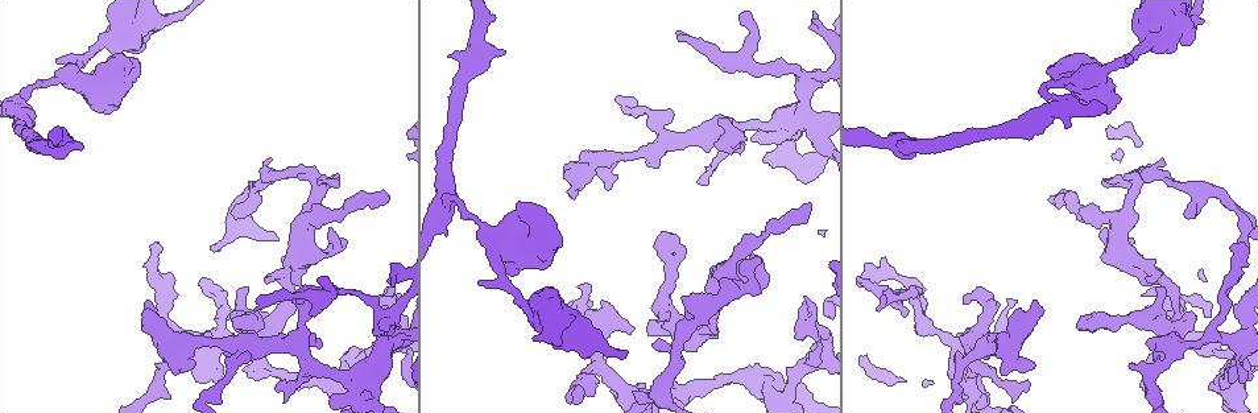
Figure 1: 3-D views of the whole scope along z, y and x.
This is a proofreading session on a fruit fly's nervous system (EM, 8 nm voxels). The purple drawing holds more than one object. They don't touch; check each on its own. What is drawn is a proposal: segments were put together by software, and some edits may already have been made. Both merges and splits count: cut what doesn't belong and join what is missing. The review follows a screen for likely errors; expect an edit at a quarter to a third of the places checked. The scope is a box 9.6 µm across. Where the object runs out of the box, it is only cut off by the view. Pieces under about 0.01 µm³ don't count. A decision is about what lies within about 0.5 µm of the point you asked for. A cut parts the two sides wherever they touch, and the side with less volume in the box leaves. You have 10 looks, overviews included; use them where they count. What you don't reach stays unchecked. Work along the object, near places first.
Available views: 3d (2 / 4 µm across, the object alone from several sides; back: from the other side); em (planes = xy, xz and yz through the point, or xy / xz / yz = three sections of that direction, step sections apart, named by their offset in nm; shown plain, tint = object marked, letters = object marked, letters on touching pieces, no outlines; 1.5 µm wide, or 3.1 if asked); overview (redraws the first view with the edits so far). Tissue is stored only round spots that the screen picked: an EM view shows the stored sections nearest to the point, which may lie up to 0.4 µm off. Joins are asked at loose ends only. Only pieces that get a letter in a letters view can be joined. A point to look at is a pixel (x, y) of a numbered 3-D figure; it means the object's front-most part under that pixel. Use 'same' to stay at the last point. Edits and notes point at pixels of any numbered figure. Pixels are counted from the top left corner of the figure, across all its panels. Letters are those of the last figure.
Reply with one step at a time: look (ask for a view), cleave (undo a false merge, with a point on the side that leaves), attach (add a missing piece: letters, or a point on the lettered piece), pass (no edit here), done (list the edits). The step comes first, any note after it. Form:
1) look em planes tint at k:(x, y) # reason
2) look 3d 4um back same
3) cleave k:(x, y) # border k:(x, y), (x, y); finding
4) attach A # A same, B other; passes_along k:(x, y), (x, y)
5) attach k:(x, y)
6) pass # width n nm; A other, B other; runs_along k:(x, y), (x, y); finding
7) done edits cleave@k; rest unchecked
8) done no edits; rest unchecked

look em planes plain at 1:(183, 371) # an open end

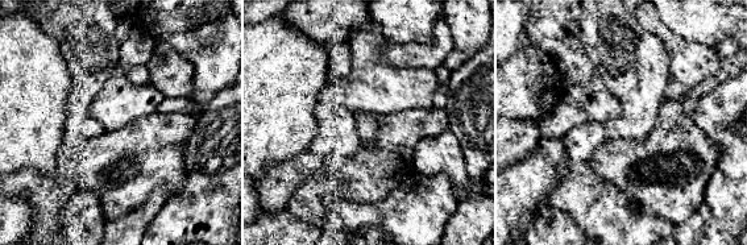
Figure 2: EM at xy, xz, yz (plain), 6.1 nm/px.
look em planes letters same

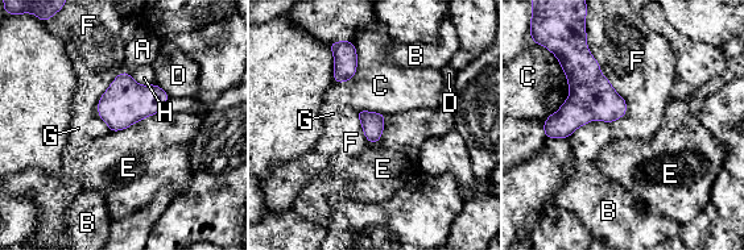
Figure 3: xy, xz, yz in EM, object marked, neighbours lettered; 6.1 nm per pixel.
pass # longest_contact F 380 nm; A other, B other, C other, D other, E other, F other, G other, H other; border 3:(161, 109), (123, 129), (111, 132); no lettered piece goes on from it

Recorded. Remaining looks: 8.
look em planes letters at 1:(744, 143) # three arms meet

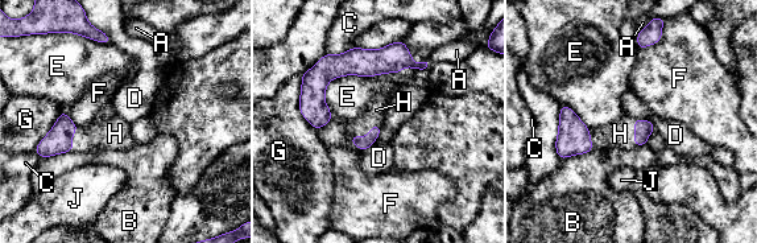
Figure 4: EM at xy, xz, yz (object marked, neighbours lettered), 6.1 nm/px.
attach H # A other, B other, C other, D other, E other, F other, G other, H same, J other; it goes on there

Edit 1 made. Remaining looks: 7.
look overview # redraw

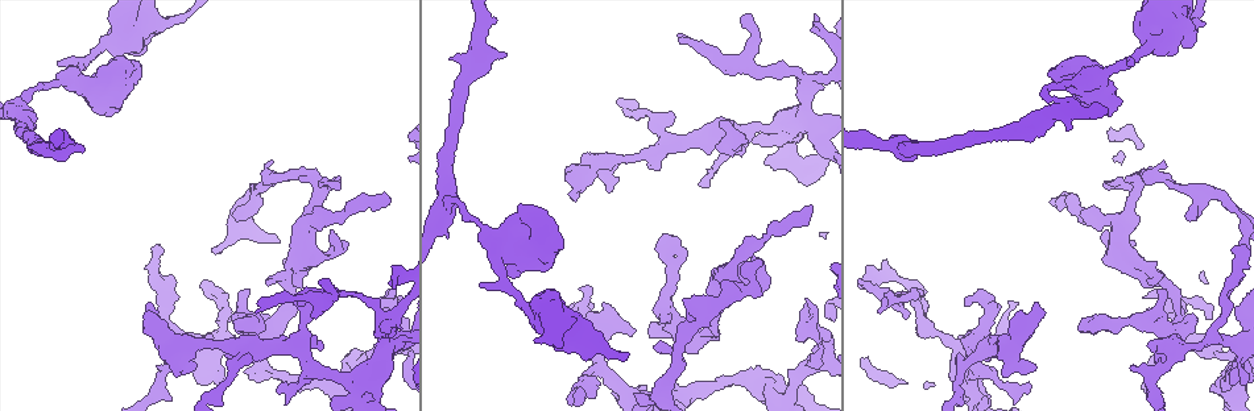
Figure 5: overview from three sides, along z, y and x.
look 3d 2um at 5:(654, 345) # free end

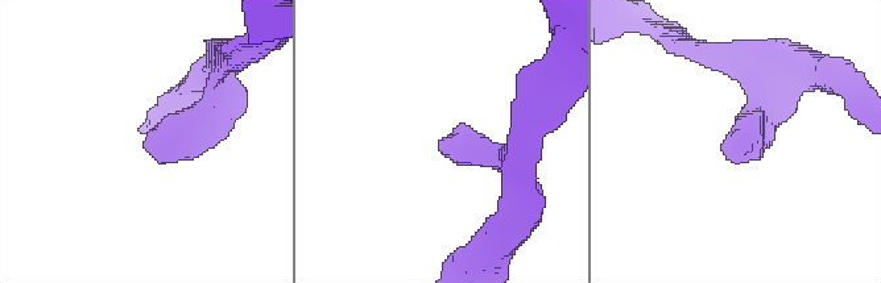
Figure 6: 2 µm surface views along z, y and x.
look em planes letters at 6:(444, 145) # shape alone is not enough

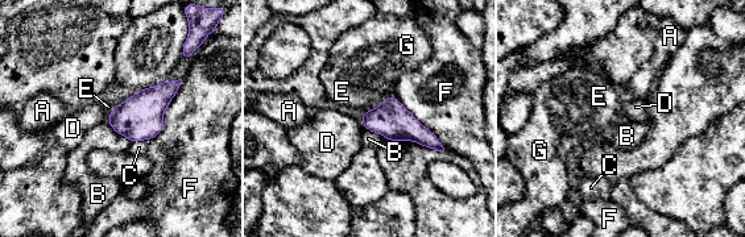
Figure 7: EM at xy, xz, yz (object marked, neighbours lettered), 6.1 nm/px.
pass # longest_contact F 420 nm; A other, B other, C other, D other, E other, F other, G other; border 7:(360, 116), (368, 129), (389, 140); none of them fits

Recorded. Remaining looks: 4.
look em planes tint at 5:(588, 359) # free end

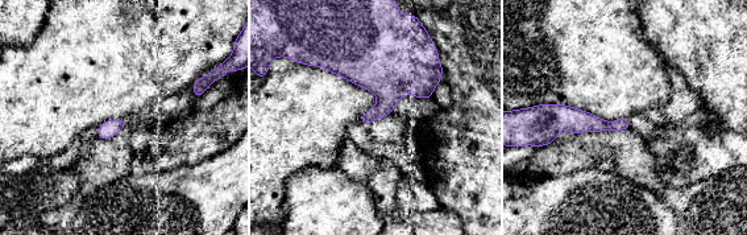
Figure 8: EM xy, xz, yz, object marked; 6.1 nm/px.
look em planes letters same # see the neighbours

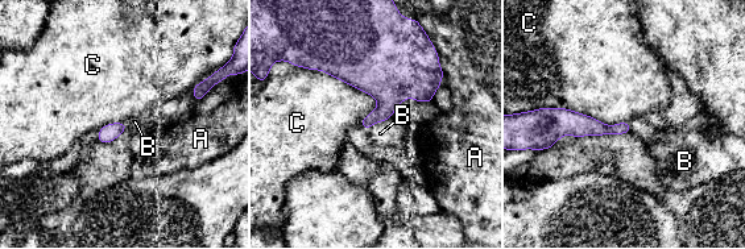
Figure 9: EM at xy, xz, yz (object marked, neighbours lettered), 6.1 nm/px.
pass # A other, B other, C other; runs_along 9:(550, 116), (579, 125), (626, 129); none of them fits

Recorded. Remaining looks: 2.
done edits attach@4; rest unchecked

